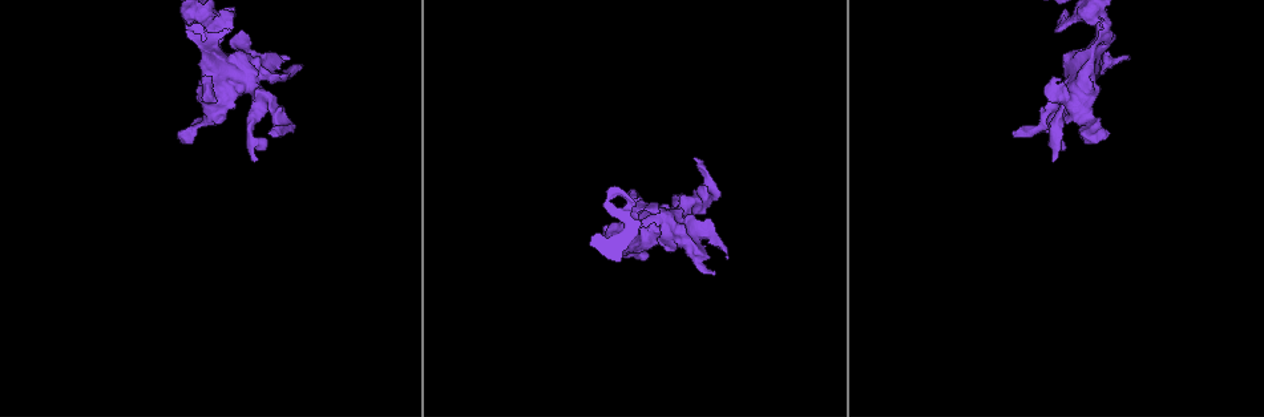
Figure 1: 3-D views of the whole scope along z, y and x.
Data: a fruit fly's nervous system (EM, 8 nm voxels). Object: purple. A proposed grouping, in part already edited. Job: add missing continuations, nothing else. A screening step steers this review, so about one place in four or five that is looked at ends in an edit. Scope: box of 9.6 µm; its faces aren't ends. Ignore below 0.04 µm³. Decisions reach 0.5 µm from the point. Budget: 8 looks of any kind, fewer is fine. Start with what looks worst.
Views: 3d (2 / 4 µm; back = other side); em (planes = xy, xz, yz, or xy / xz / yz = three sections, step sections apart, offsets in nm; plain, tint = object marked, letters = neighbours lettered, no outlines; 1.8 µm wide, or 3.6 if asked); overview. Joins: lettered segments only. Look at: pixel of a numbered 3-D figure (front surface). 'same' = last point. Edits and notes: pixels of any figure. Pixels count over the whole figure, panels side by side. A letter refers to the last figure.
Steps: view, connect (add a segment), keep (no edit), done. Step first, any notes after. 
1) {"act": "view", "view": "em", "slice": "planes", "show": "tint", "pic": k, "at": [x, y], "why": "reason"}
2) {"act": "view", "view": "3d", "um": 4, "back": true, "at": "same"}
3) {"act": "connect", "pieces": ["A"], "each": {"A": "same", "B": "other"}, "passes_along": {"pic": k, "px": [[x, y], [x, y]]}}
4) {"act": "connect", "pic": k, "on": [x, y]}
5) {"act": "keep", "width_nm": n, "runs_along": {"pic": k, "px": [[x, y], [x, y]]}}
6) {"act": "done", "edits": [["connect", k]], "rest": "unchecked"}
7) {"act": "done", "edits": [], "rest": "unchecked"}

{"act": "view", "view": "3d", "um": 4, "pic": 1, "at": [632, 245]}

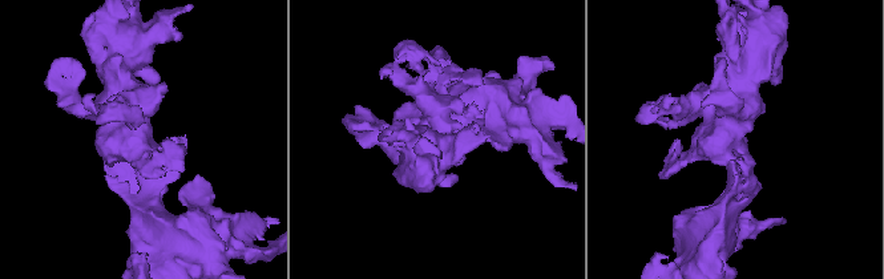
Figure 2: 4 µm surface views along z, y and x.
{"act": "view", "view": "em", "slice": "planes", "show": "letters", "pic": 2, "at": [736, 151]}

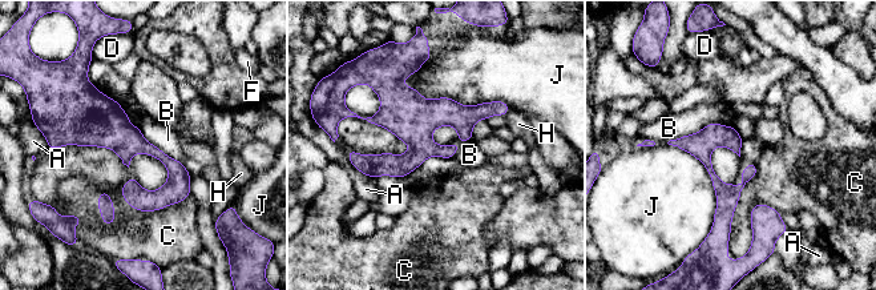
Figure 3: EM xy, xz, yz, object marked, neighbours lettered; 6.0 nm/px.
{"act": "keep", "each": {"A": "other", "B": "other", "C": "other", "D": "other", "F": "other", "H": "other", "J": "other"}, "found": "none of them fits"}

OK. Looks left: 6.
{"act": "view", "view": "3d", "um": 4, "pic": 1, "at": [253, 161], "why": "free end"}

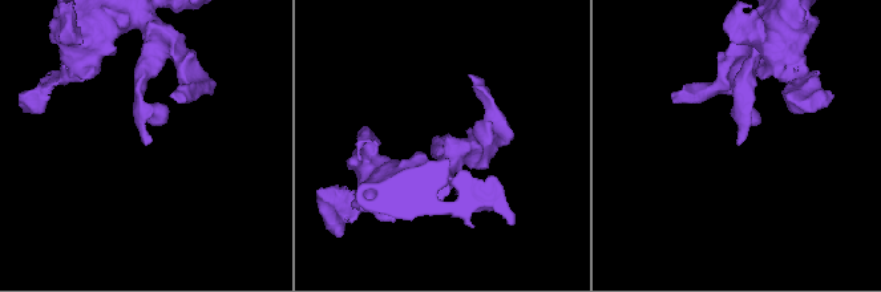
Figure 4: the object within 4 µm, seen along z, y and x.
{"act": "view", "view": "em", "slice": "planes", "show": "letters", "pic": 4, "at": [738, 144], "why": "shape alone is not enough"}

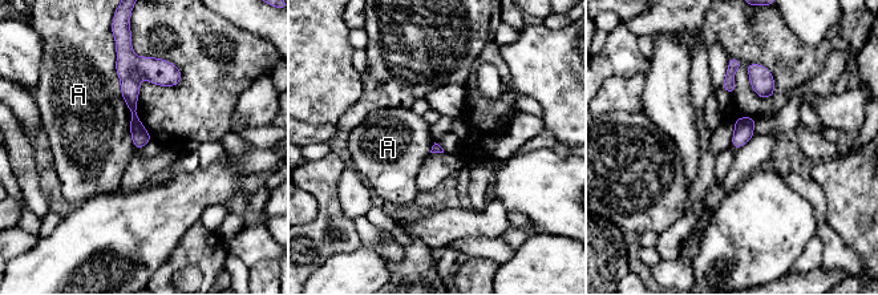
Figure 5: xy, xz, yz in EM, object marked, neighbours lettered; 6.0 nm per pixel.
{"act": "keep", "each": {"A": "other"}, "border": {"pic": 5, "px": [[116, 57], [137, 149]]}, "found": "no lettered segment goes on from it"}

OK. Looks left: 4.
{"act": "view", "view": "em", "slice": "xy", "step": 8, "show": "letters", "pic": 1, "at": [693, 215], "why": "free end"}

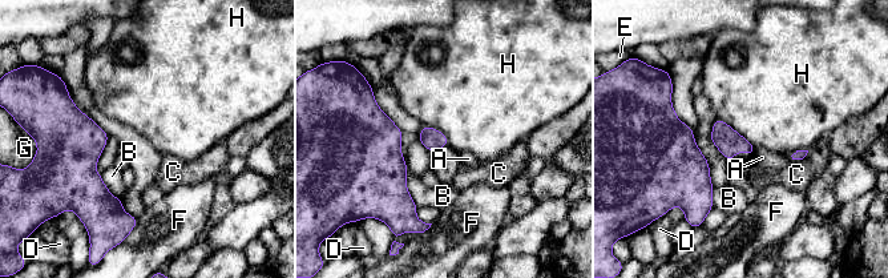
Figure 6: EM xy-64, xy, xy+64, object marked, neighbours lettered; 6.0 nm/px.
{"act": "view", "view": "em", "slice": "planes", "show": "letters", "at": "same", "why": "cut it another way"}

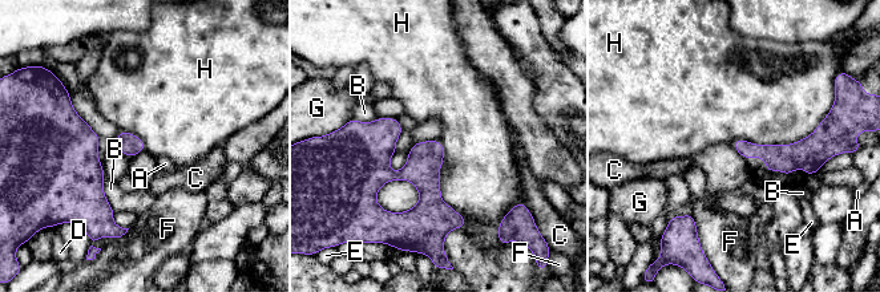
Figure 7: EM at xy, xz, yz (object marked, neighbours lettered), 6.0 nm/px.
{"act": "keep", "longest_contact_nm": ["H", 600], "each": {"A": "other", "B": "other", "C": "other", "D": "other", "E": "other", "F": "other", "G": "other", "H": "other"}, "runs_along": {"pic": 7, "px": [[359, 138], [390, 174], [411, 174], [460, 220]]}, "found": "no lettered segment goes on from it"}

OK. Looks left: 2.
{"act": "done", "edits": [], "rest": "unchecked"}

